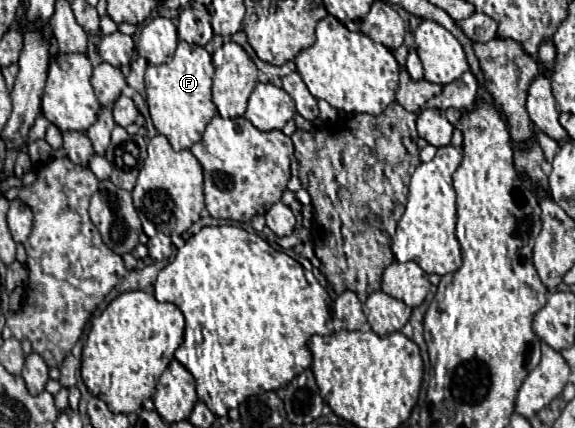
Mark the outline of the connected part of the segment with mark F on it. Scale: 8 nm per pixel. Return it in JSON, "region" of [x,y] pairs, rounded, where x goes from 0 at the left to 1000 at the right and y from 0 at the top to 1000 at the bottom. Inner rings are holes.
{"region":[[[311,98],[301,136],[277,154],[256,154],[252,206],[256,243],[266,294],[277,313],[290,318],[301,350],[325,350],[350,327],[360,285],[377,266],[367,238],[367,192],[370,192],[367,131],[353,107]]]}

